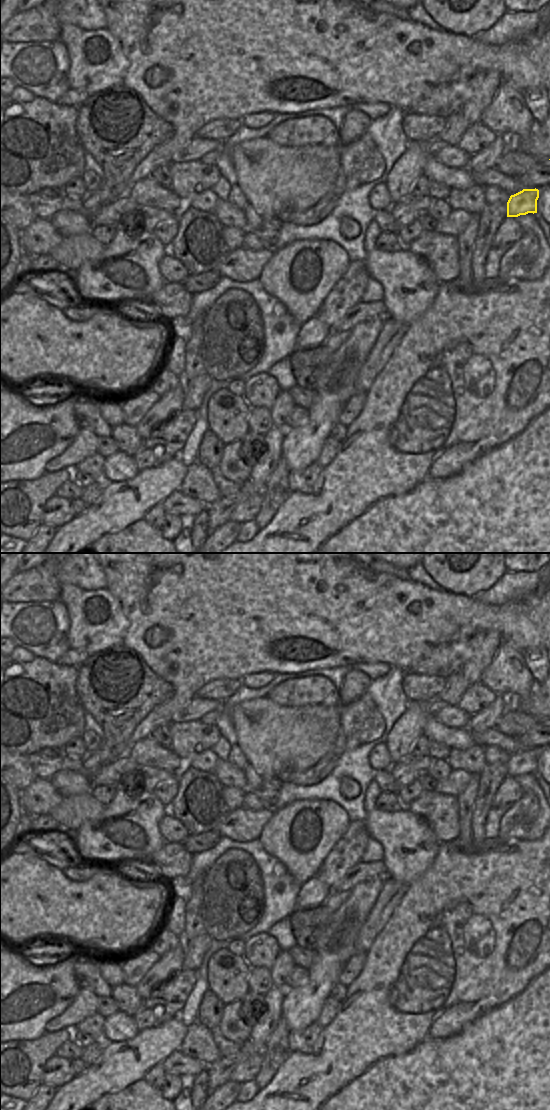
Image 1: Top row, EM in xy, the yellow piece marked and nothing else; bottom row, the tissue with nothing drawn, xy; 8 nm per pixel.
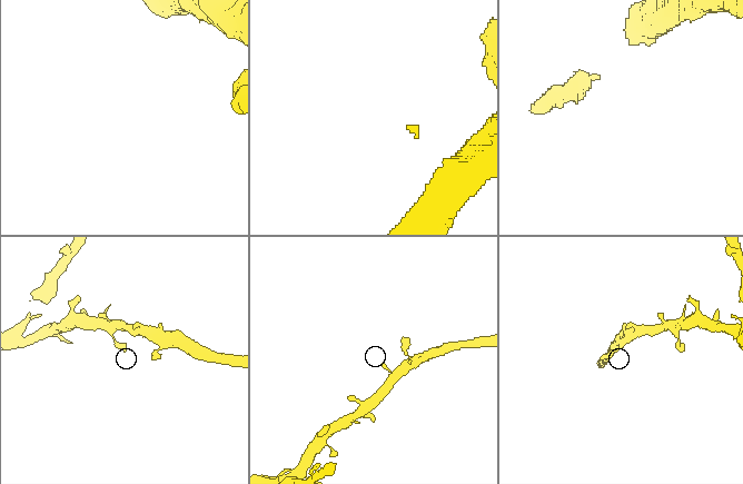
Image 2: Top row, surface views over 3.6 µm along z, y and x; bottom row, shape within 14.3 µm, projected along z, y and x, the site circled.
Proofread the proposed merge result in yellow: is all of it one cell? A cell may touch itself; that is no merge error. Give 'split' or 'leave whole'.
leave whole

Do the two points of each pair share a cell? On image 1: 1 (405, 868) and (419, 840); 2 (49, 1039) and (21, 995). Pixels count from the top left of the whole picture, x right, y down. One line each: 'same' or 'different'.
1: same
2: different

